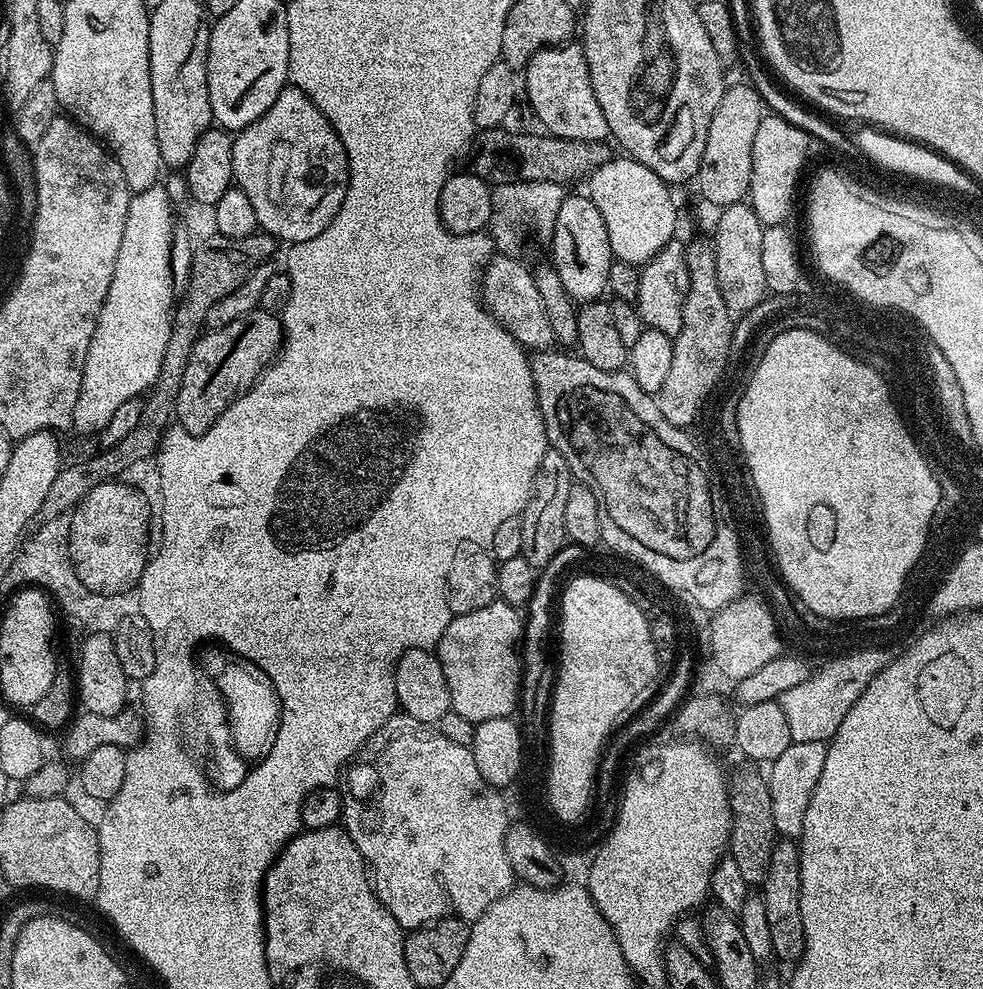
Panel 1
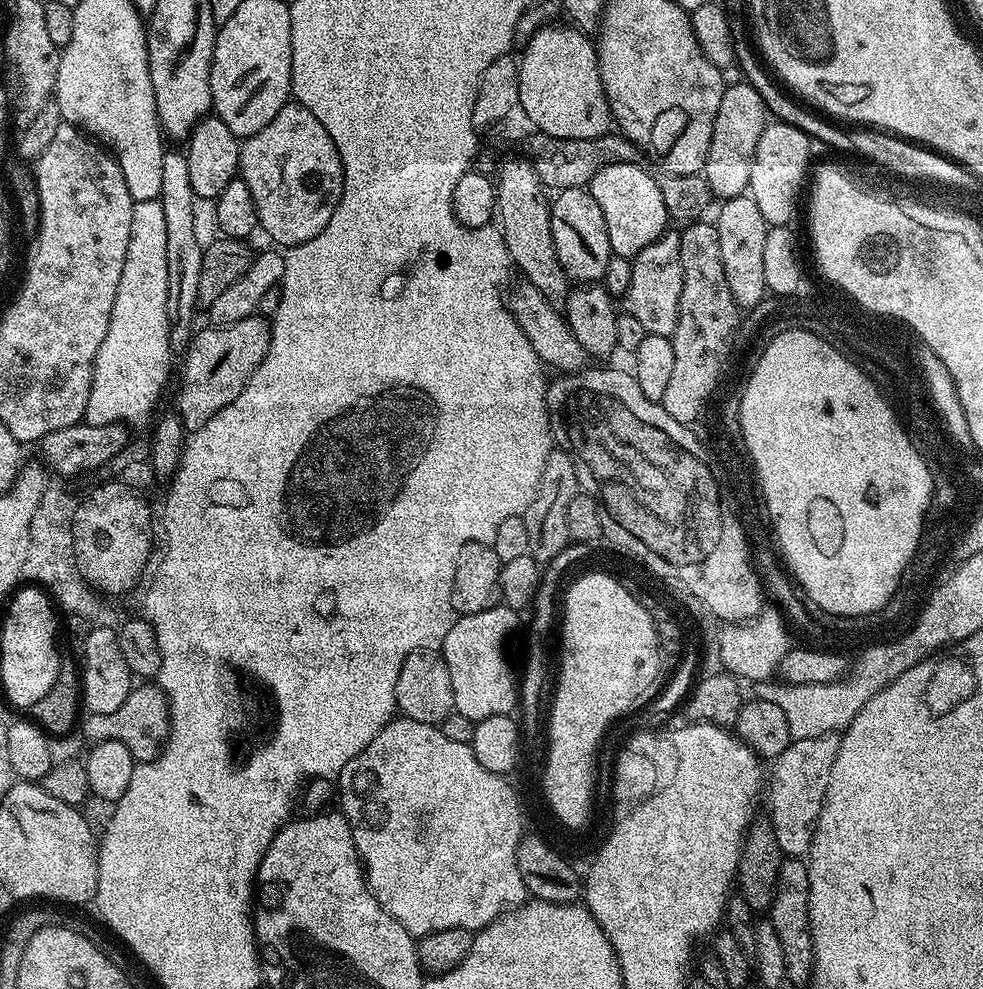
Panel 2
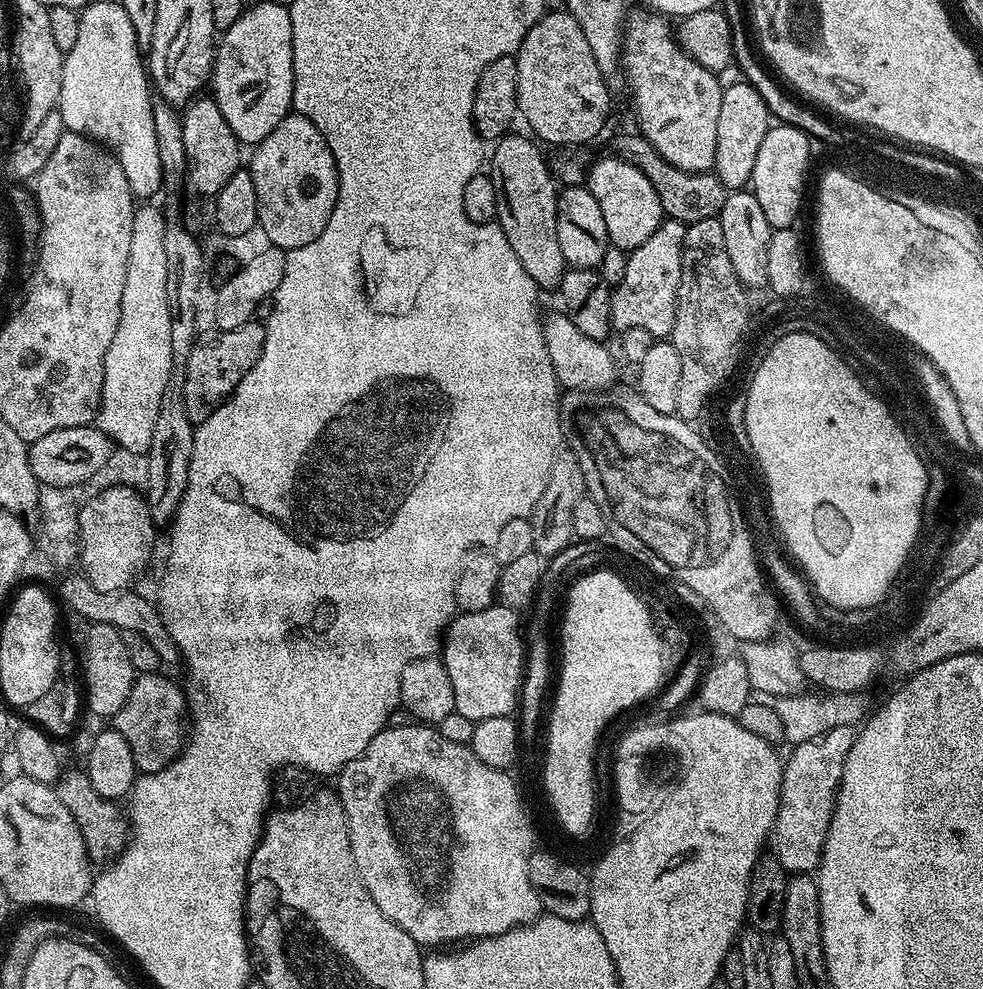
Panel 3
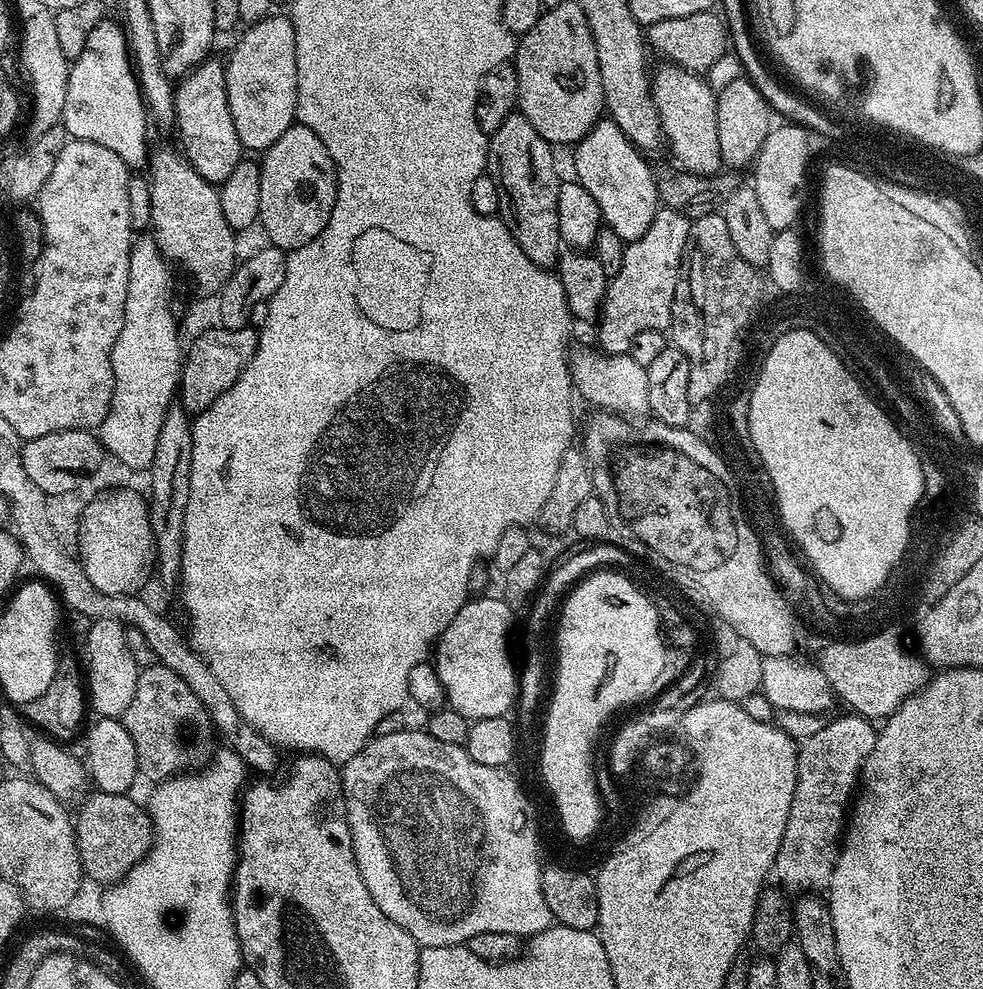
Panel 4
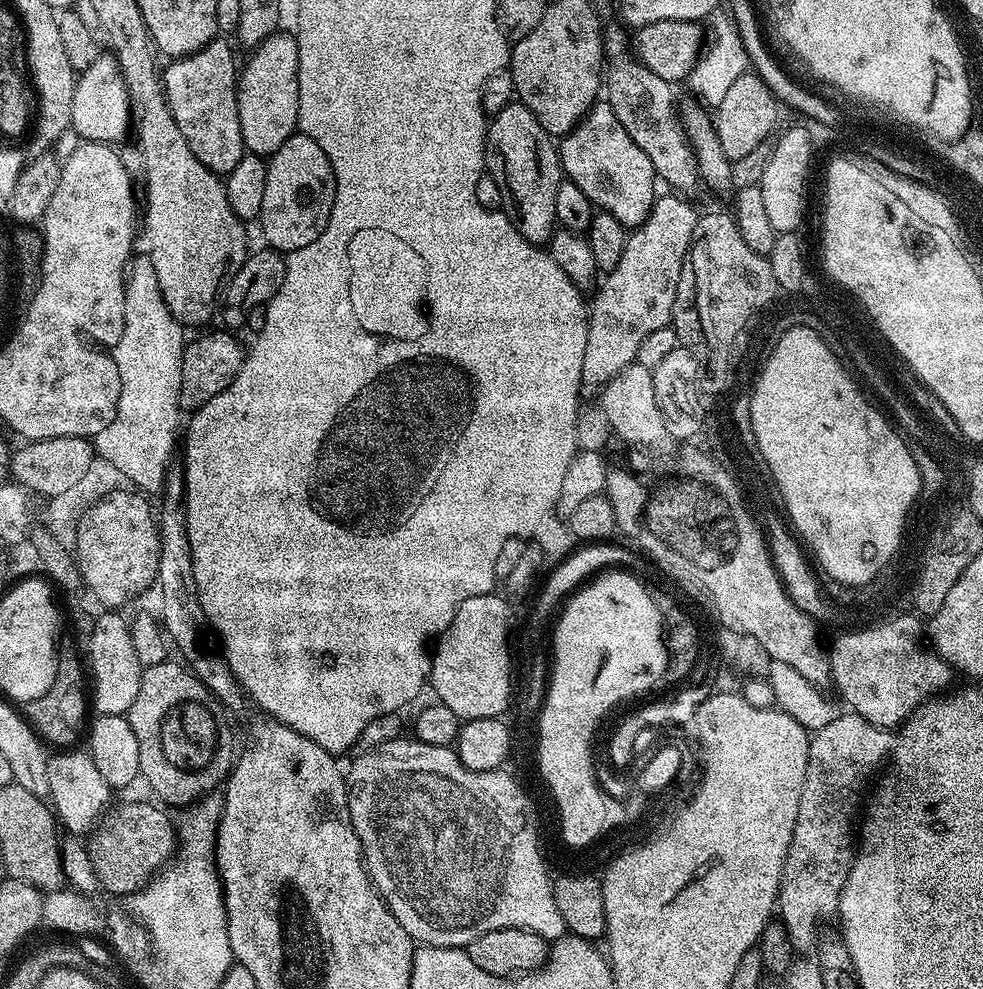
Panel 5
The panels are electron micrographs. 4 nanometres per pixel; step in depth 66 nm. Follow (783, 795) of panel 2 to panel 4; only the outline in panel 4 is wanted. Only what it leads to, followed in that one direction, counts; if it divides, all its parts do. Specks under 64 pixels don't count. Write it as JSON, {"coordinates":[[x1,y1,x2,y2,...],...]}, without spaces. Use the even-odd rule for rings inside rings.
{"coordinates":[[847,715,829,719,818,734,802,741,796,754,794,802,790,806,790,818,786,818,786,834,782,834,774,869,775,879,780,879,779,887,789,893,816,894,827,889,836,859,840,857,850,805,866,758,874,750,877,733,873,721]]}

